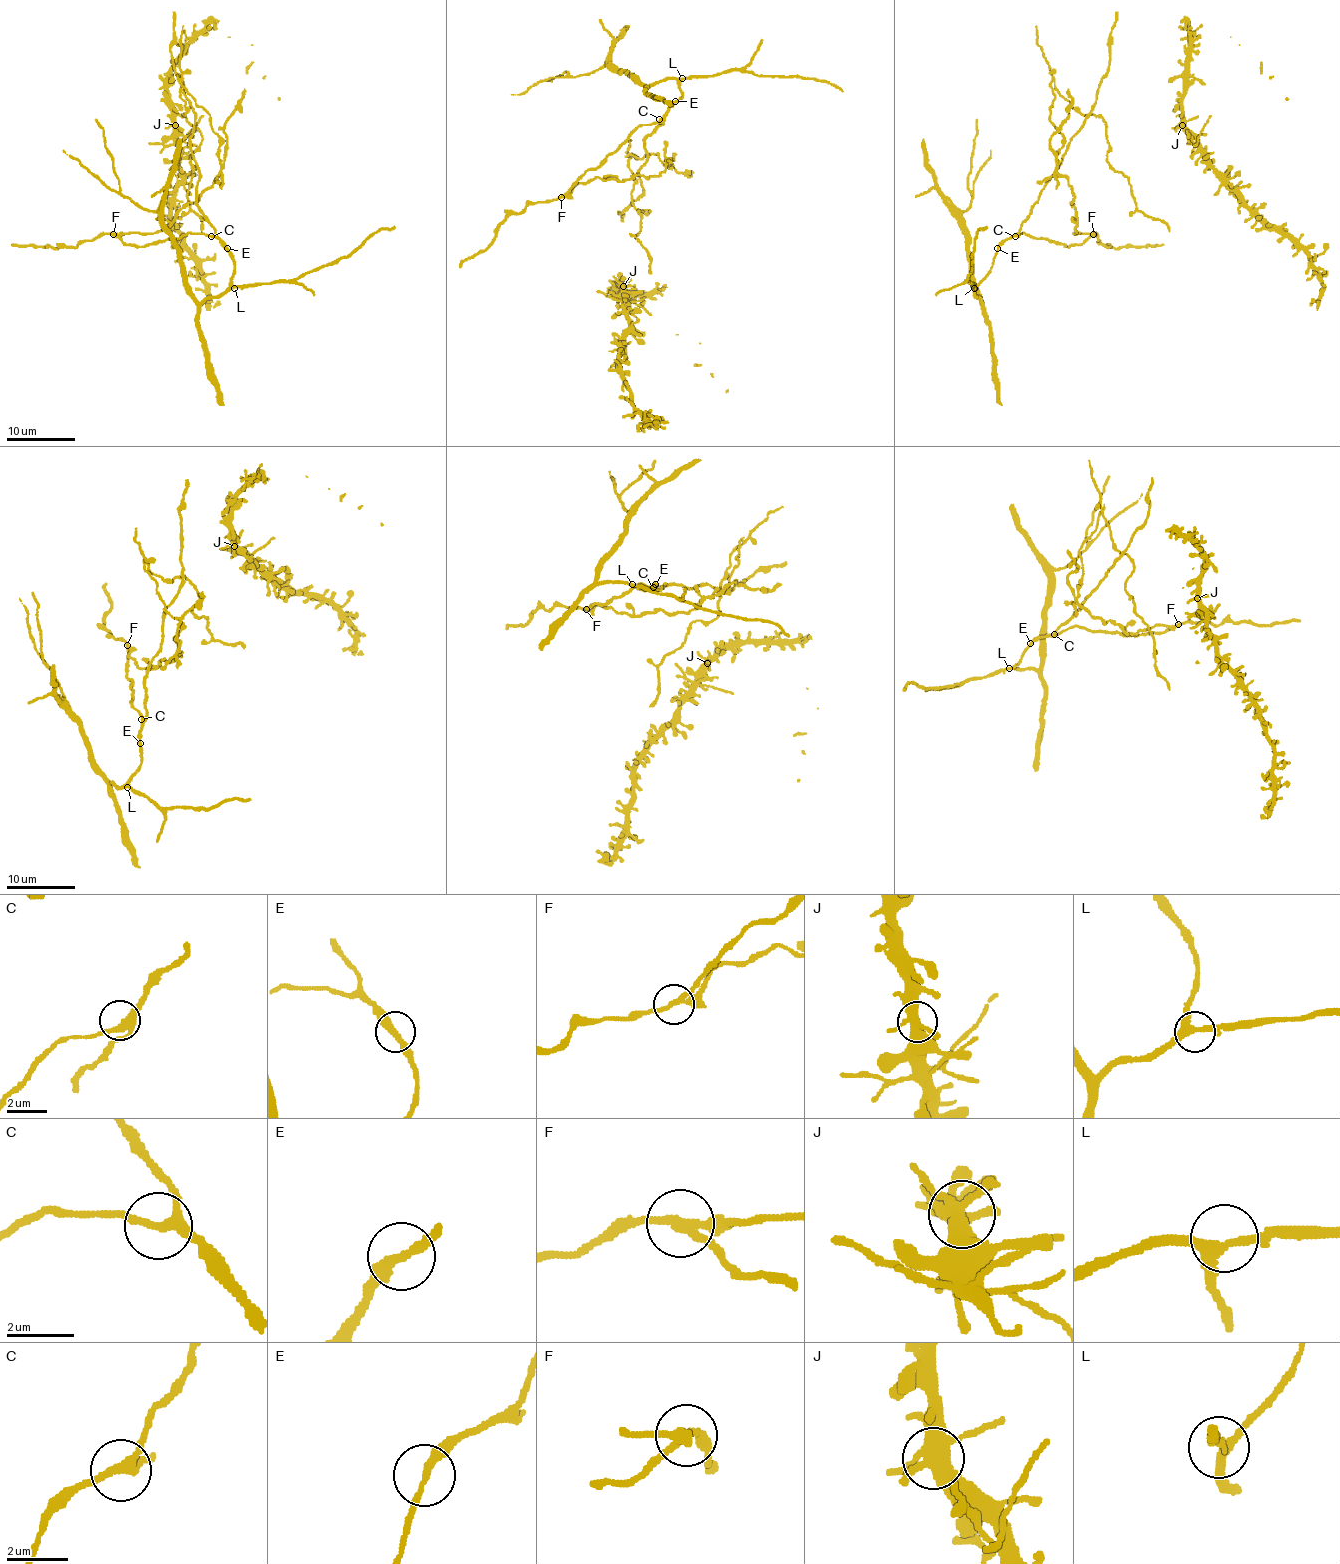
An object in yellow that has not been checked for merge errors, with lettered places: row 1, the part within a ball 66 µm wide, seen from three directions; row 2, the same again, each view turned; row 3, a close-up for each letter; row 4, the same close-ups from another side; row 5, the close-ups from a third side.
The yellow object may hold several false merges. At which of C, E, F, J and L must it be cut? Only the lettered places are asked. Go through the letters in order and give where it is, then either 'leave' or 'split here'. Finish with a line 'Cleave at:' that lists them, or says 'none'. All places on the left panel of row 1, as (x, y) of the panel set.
C: (211, 236) | leave
E: (227, 248) | leave
F: (113, 234) | split here
J: (175, 125) | leave
L: (234, 288) | leave
Cleave at: F

